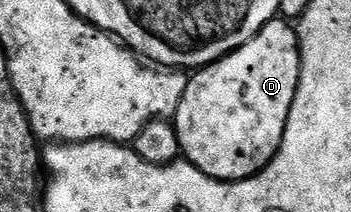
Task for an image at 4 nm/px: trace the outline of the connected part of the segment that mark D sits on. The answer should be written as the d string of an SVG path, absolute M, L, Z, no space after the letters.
M284 18L262 26L257 36L229 56L193 71L174 117L183 159L211 180L245 180L256 176L280 148L299 81L300 37L297 29Z

